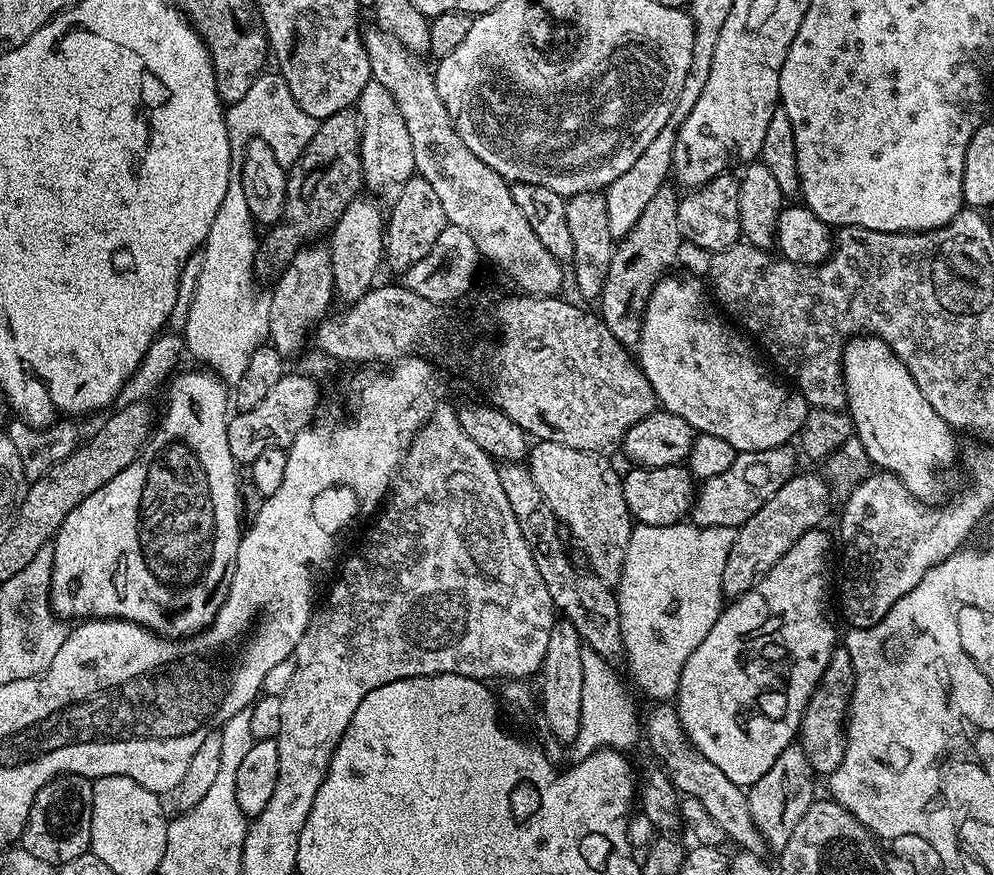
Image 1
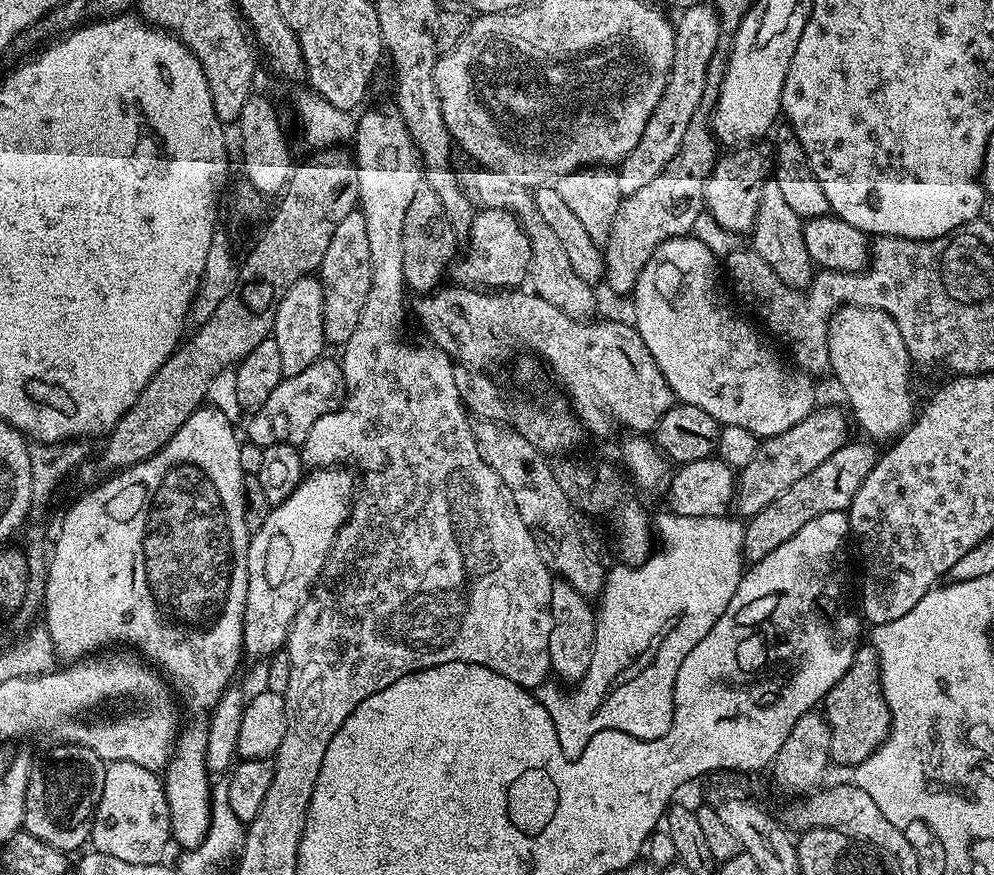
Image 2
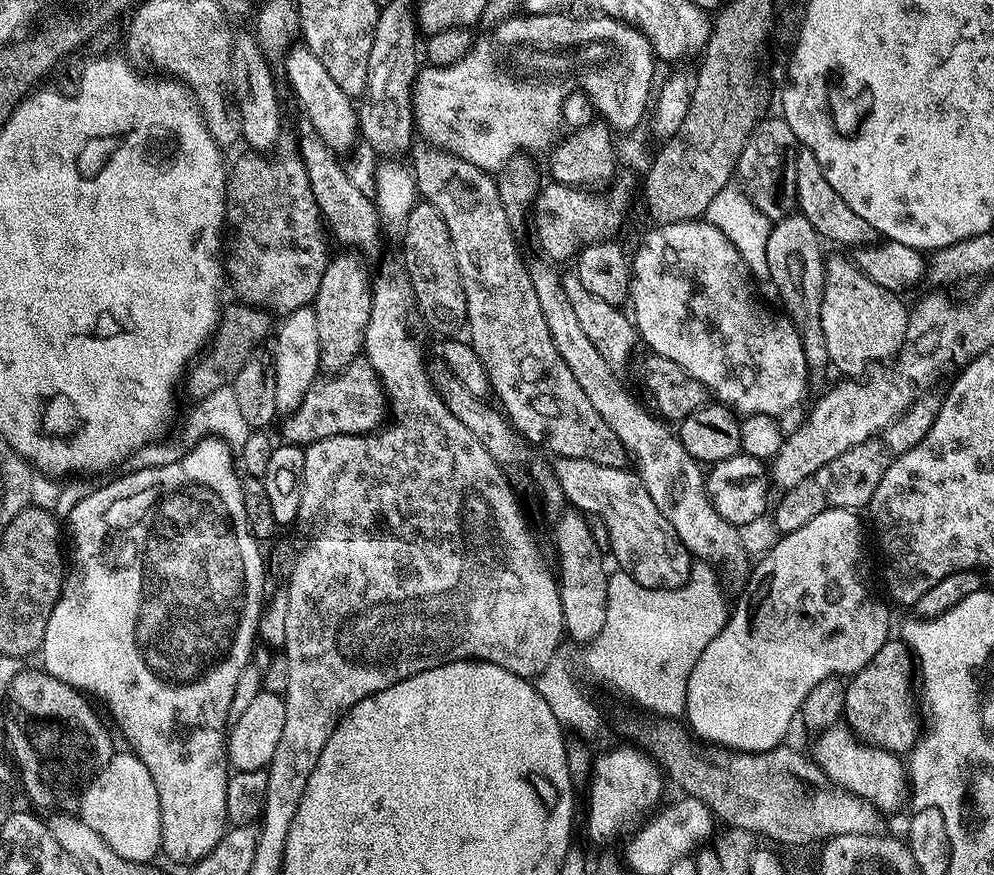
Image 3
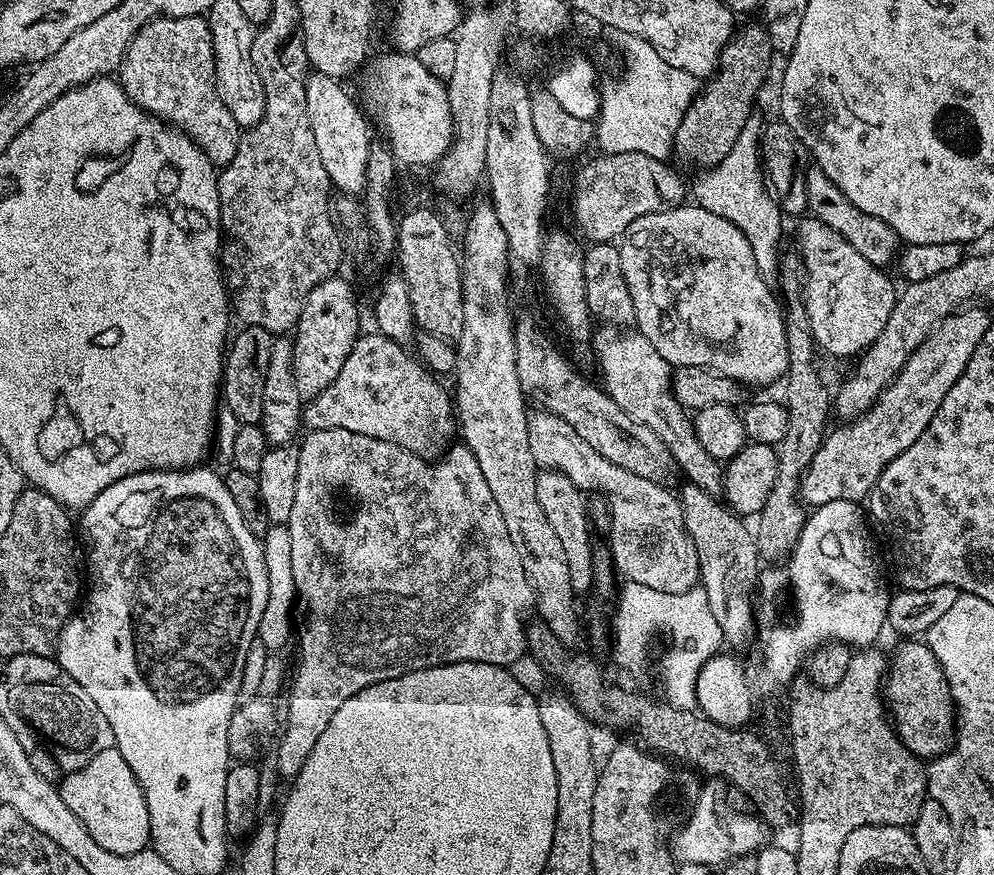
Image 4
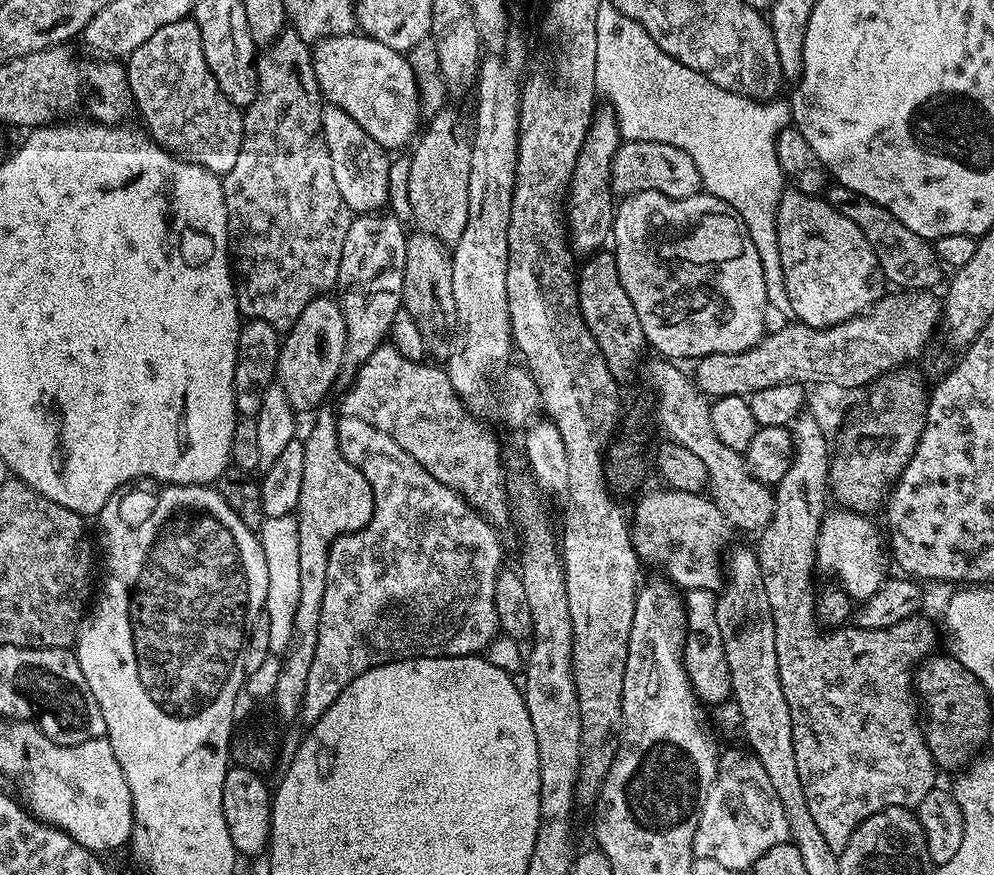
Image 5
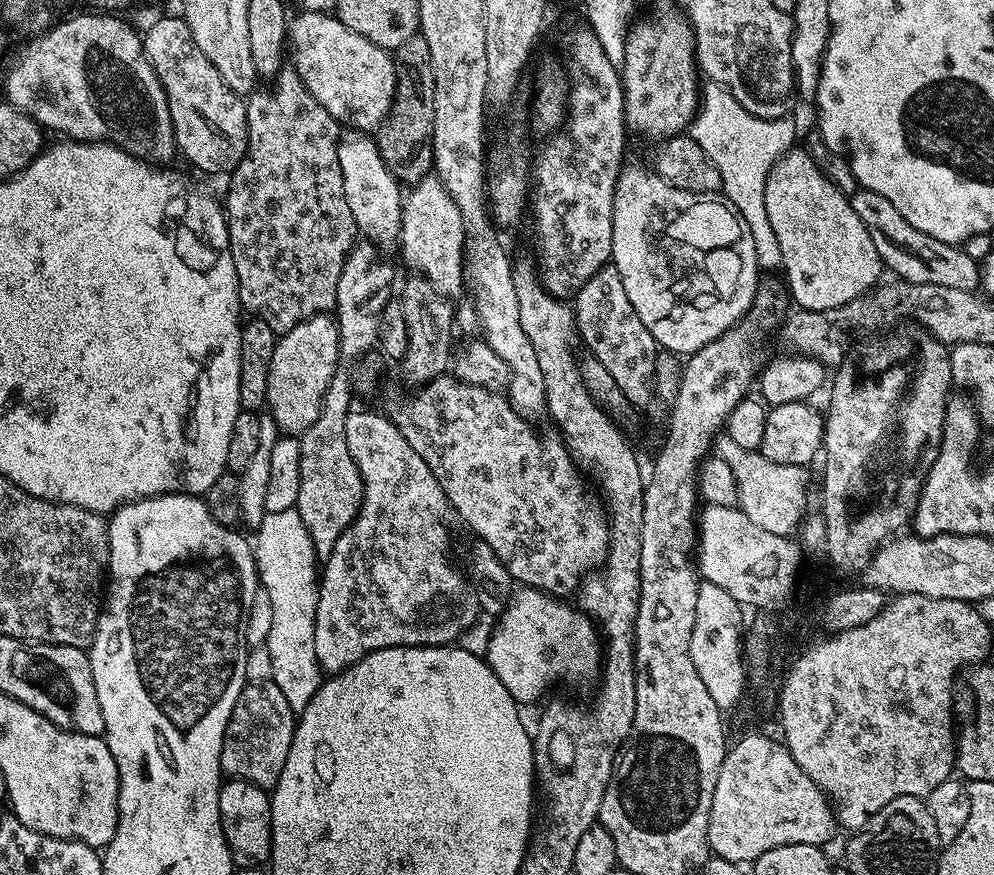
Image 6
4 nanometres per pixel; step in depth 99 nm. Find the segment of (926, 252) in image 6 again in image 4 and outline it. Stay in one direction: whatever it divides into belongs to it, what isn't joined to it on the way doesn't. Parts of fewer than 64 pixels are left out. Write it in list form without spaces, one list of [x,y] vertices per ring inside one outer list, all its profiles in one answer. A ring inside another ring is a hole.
[[[809,167],[804,181],[808,212],[815,219],[830,226],[830,230],[846,238],[846,242],[850,242],[850,246],[854,246],[854,250],[858,250],[858,254],[866,258],[866,262],[870,262],[875,268],[887,269],[888,263],[891,260],[893,263],[897,259],[897,234],[890,226],[886,226],[886,222],[882,222],[882,218],[874,218],[874,214],[866,214],[858,210],[858,206],[854,206],[854,202],[850,202],[850,198],[846,198],[846,194],[842,194],[842,190],[838,190],[838,186],[834,186],[834,182],[830,182],[830,178],[826,178],[824,171],[818,167]]]

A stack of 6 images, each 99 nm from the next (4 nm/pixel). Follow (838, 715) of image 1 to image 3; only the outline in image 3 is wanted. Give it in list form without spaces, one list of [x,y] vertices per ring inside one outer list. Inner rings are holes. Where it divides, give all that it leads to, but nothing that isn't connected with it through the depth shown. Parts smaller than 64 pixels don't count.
[[[889,638],[878,654],[847,681],[842,720],[857,740],[871,742],[883,752],[904,754],[916,743],[922,724],[914,703],[914,661],[899,639]]]

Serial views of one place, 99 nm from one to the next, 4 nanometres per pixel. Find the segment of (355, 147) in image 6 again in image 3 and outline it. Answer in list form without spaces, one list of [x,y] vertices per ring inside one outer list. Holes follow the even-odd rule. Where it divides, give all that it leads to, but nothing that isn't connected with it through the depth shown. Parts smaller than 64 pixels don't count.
[[[293,43],[283,53],[282,59],[284,59],[284,76],[288,79],[301,110],[304,111],[303,115],[312,123],[312,129],[316,131],[318,138],[322,138],[322,142],[333,152],[347,153],[353,143],[352,135],[355,137],[358,132],[357,105],[353,97],[347,96],[342,86],[338,86],[338,82],[330,78],[326,66],[322,66],[322,62],[318,62],[316,55],[303,43]]]

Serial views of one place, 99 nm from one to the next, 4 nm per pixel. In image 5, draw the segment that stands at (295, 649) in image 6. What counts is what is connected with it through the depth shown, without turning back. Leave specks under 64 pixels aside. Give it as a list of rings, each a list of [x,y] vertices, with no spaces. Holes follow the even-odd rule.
[[[295,515],[282,518],[266,518],[258,529],[262,554],[266,554],[266,574],[268,575],[268,589],[266,590],[265,614],[270,620],[270,646],[272,654],[282,654],[288,648],[290,634],[294,626],[294,610],[298,610],[298,526]]]

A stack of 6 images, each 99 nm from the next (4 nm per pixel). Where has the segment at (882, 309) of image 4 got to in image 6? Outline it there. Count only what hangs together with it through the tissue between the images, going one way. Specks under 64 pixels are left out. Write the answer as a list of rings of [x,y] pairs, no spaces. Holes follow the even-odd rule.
[[[793,146],[773,162],[765,180],[766,213],[781,250],[779,267],[784,270],[782,280],[791,303],[793,300],[796,303],[793,305],[805,312],[825,312],[849,304],[854,298],[877,287],[880,272],[885,271],[878,250],[874,250],[870,230],[866,230],[866,226],[862,226],[862,218],[854,214],[851,199],[836,187],[831,175],[820,168],[823,167],[813,159],[811,151],[804,149],[803,152],[799,146]]]

